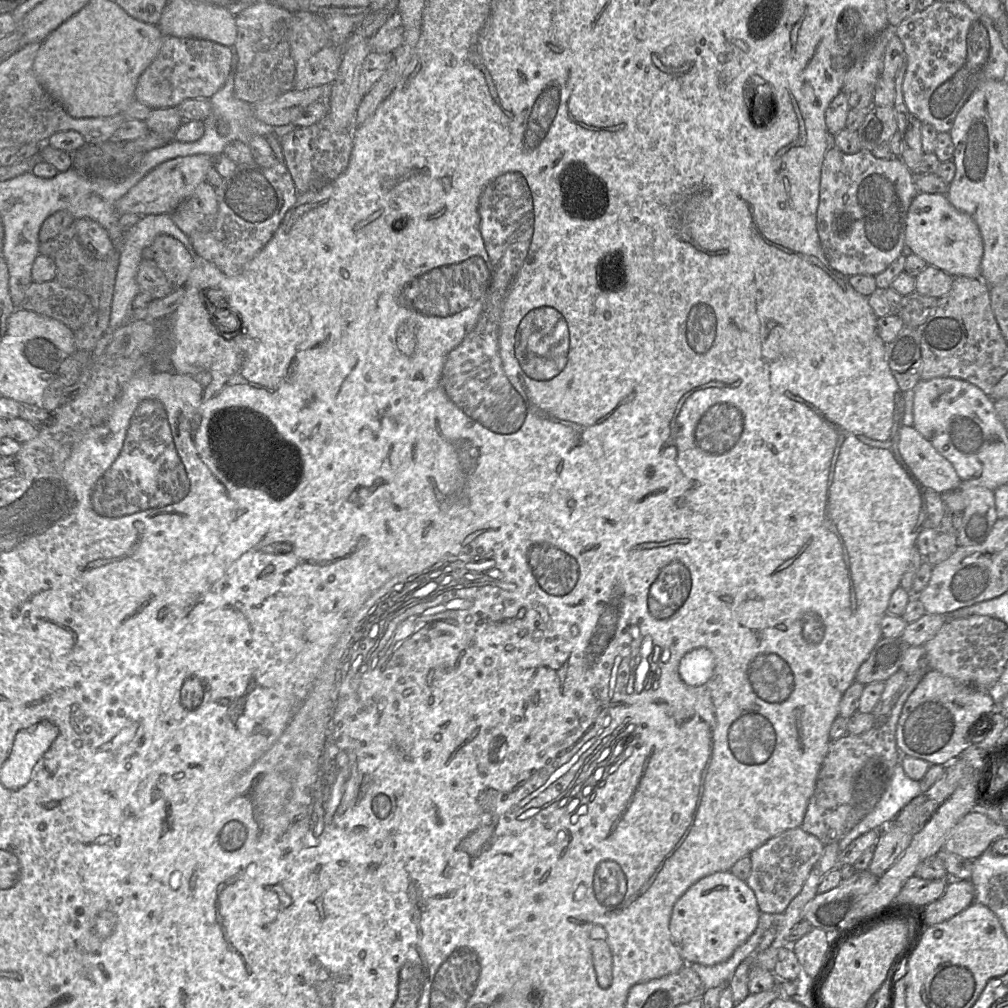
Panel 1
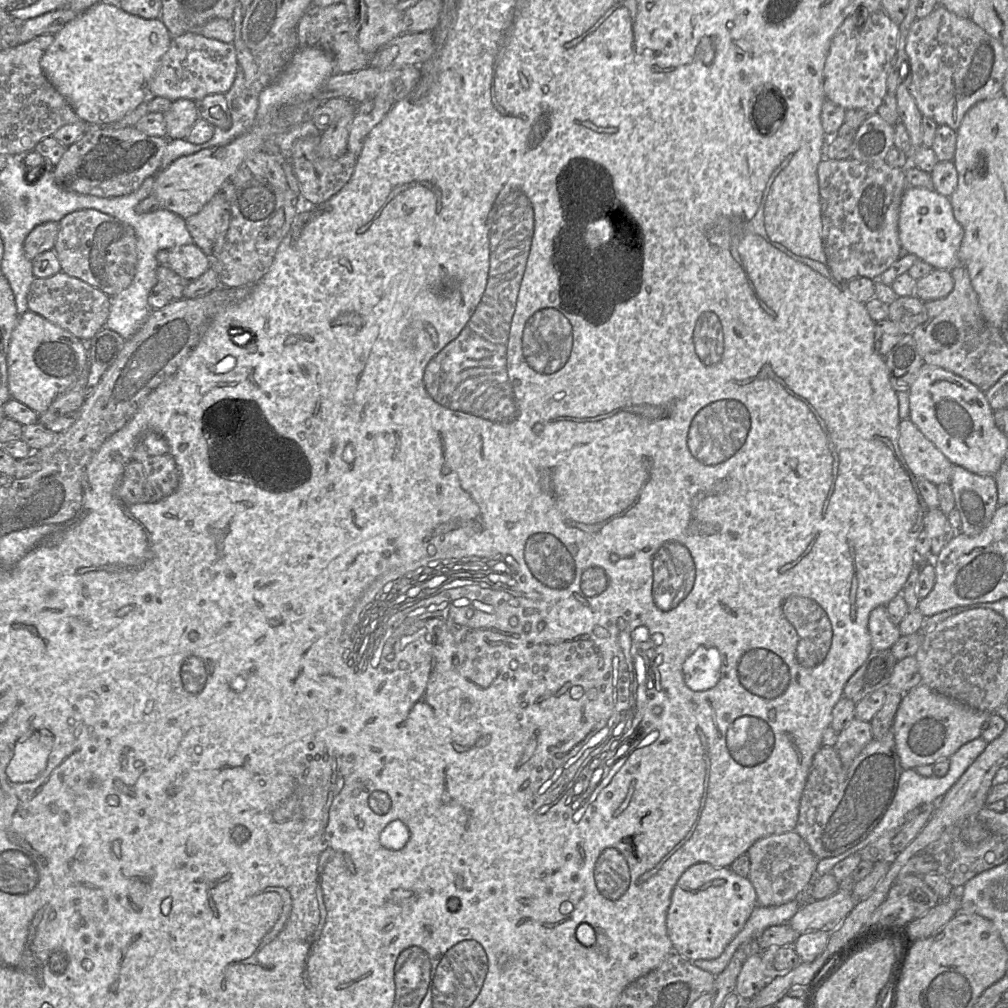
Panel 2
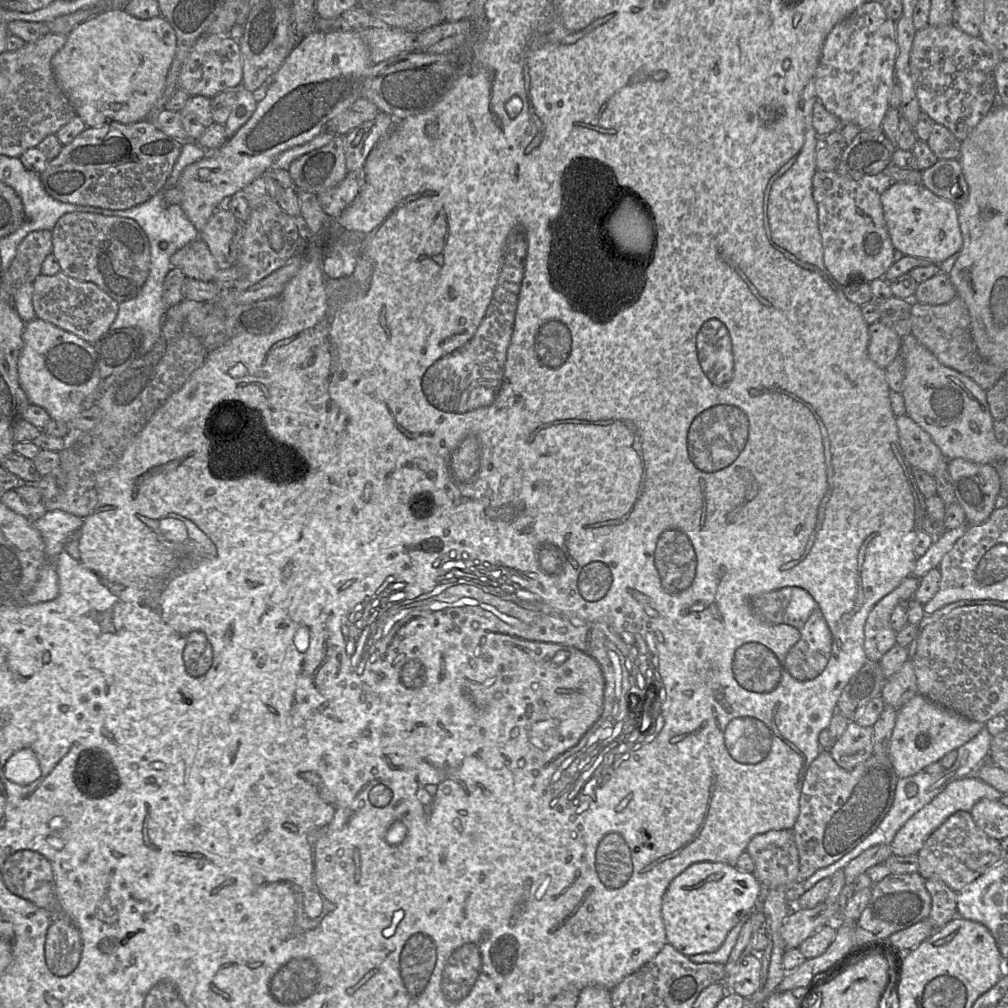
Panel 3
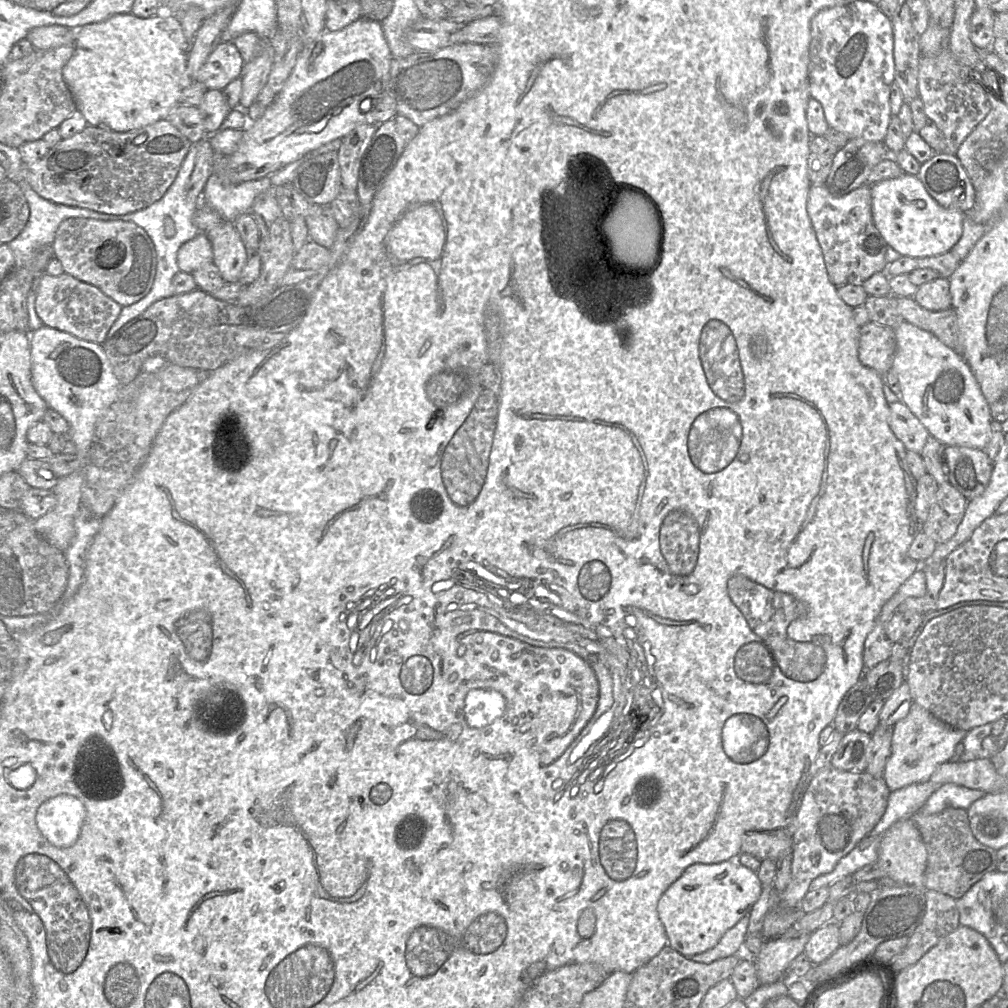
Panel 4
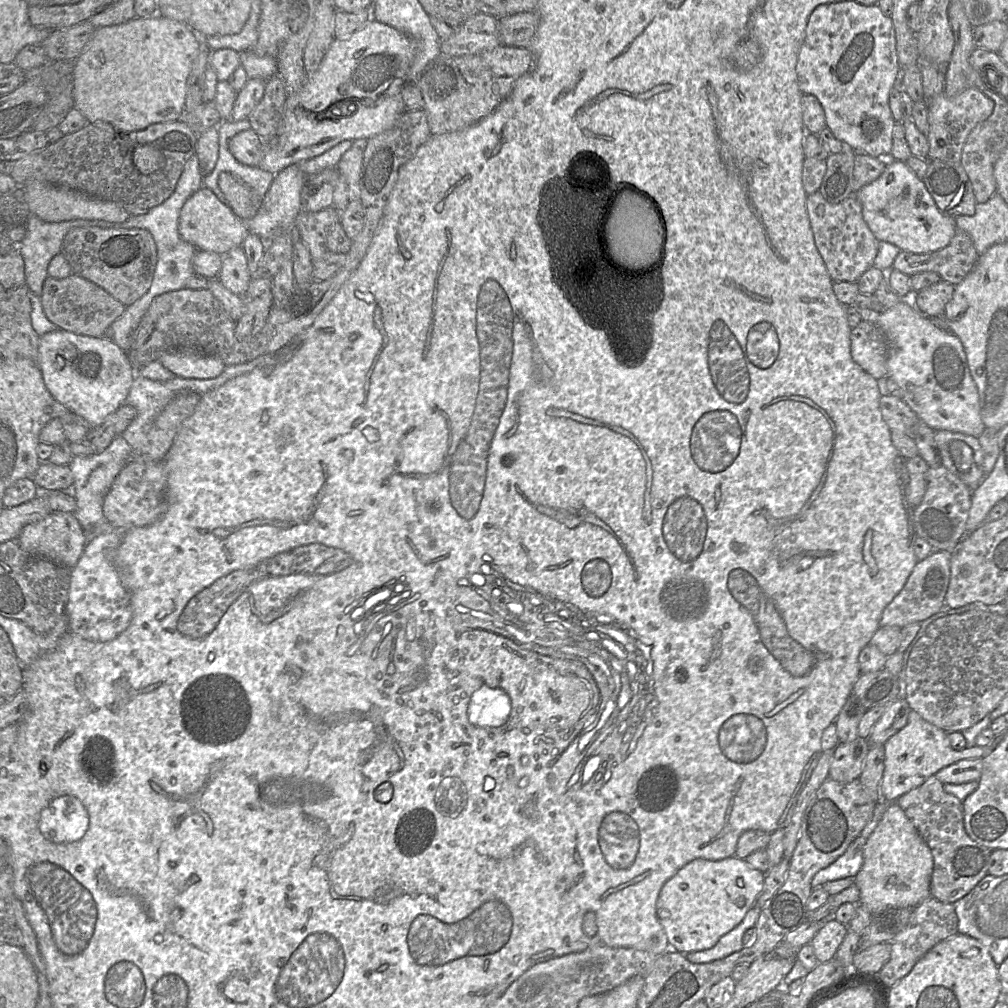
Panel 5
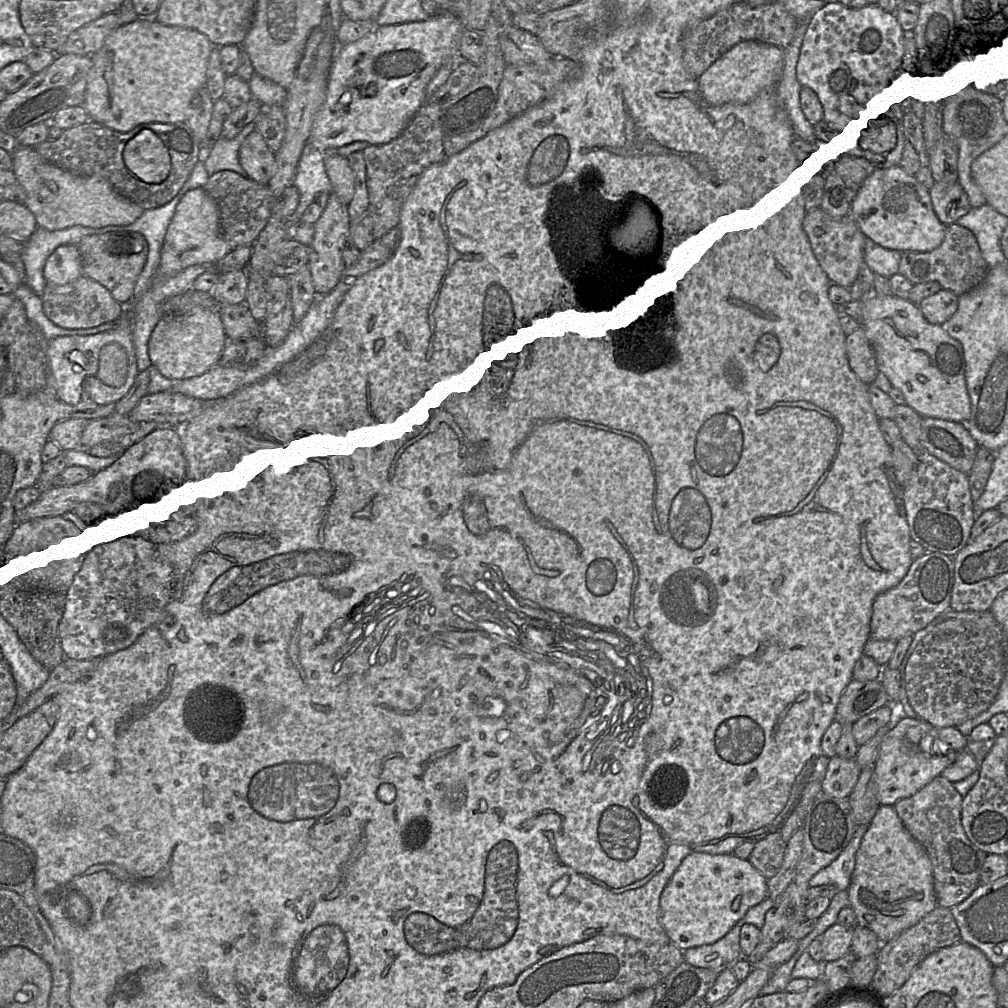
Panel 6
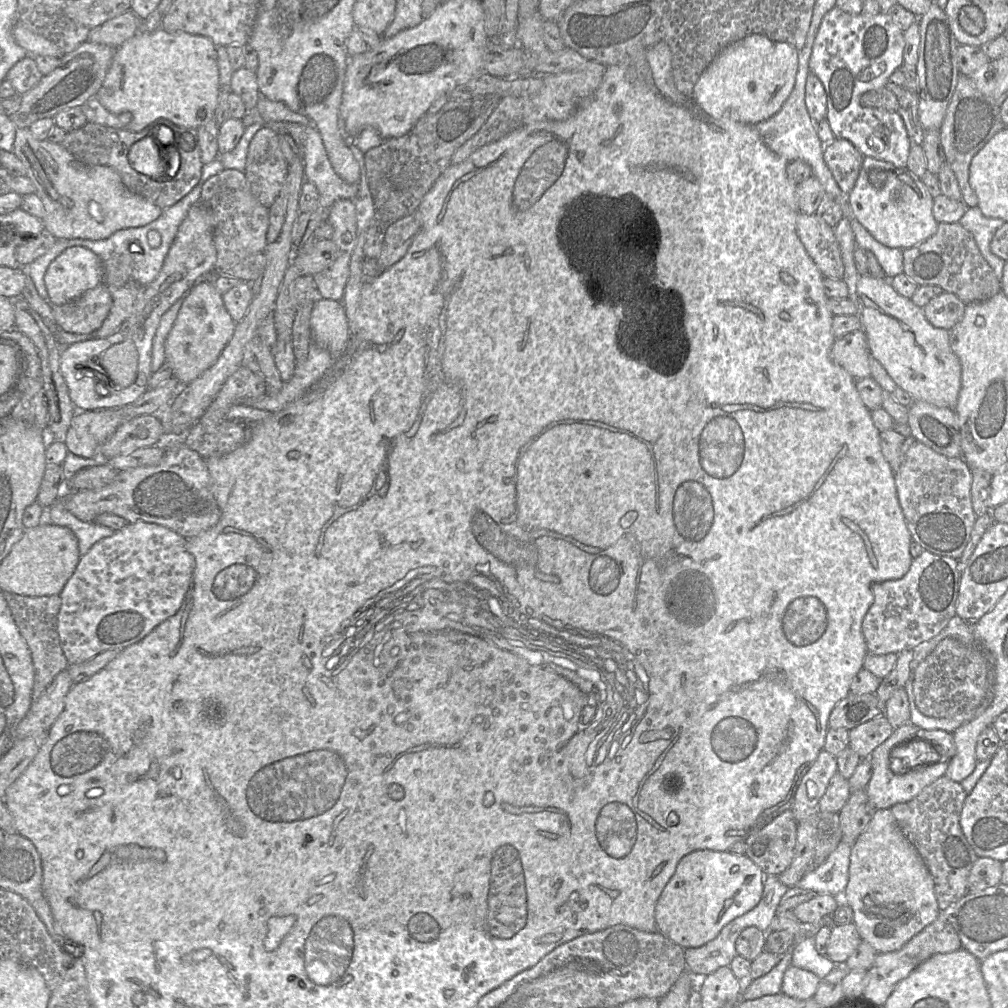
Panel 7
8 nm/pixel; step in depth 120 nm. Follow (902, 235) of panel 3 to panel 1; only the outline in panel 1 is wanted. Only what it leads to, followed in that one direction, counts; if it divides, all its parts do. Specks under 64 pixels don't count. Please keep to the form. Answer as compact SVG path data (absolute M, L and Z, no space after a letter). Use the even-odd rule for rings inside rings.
M919 192L908 210L905 245L928 265L935 266L952 277L979 278L983 257L983 240L979 227L969 214L957 210L944 194Z

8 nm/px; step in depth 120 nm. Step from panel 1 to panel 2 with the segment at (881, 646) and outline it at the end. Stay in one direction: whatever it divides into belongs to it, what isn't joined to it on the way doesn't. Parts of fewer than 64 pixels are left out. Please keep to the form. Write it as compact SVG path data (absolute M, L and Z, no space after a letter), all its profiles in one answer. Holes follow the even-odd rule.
M872 649L866 661L847 681L842 696L857 704L868 694L887 688L897 662L890 649Z

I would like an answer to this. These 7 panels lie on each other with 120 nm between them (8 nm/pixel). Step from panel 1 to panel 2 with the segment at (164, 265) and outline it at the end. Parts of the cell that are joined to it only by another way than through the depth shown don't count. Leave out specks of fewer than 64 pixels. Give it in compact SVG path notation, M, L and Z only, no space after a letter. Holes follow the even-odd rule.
M194 243L176 246L168 251L168 267L189 281L200 277L210 268L208 257Z

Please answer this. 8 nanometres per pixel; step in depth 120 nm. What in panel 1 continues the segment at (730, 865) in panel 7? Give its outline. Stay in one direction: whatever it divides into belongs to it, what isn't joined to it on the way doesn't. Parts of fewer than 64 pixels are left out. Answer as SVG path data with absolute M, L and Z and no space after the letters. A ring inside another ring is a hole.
M721 871L698 880L676 901L669 930L687 964L712 966L726 961L752 935L760 914L752 889L730 871Z

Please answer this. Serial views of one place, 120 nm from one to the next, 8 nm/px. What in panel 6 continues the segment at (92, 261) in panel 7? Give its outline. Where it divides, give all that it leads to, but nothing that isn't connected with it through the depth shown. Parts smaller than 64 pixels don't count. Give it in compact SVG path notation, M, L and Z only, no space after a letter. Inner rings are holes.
M76 245L58 247L44 266L44 278L50 284L66 285L82 275L82 258Z

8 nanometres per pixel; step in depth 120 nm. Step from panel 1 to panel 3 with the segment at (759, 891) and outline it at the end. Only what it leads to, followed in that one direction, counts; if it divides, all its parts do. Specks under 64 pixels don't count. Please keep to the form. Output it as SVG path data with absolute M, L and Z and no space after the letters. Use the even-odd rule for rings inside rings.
M791 829L770 830L754 836L745 850L753 859L754 877L771 890L797 884L799 854Z

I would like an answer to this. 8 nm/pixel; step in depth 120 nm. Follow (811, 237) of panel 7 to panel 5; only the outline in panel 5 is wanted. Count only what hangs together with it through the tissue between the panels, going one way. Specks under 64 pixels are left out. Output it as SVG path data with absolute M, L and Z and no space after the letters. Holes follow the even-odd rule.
M817 191L807 196L806 209L815 245L832 280L834 282L857 282L869 268L873 267L880 241L865 222L862 206L856 195L833 204L828 202L820 191Z

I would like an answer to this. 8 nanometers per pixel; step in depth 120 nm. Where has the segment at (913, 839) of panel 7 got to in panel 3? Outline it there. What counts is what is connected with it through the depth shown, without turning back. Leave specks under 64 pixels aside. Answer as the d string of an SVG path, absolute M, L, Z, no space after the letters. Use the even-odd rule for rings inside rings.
M958 811L949 816L925 841L918 854L918 873L924 880L940 882L955 892L959 892L964 886L976 880L987 870L1002 861L1001 842L989 837L974 822L971 814L966 811Z

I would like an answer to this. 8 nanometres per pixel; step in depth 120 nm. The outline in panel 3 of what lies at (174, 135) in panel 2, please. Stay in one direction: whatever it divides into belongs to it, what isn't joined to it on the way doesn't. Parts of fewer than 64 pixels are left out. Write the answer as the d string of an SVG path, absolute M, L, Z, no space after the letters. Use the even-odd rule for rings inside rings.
M202 95L191 96L180 115L188 137L197 140L213 123L211 98Z

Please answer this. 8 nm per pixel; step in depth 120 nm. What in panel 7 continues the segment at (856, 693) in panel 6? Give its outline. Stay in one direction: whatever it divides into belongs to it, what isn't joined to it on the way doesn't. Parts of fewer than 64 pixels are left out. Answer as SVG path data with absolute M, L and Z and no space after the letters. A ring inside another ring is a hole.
M849 692L848 696L840 700L833 708L828 726L830 729L851 730L882 714L876 693L858 695Z

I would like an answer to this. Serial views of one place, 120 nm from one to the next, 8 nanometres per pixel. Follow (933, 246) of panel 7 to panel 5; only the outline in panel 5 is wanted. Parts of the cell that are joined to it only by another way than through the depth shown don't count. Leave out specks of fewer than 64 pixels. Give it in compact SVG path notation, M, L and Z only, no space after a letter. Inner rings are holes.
M956 227L948 246L925 254L901 251L895 258L893 269L910 277L921 272L936 272L942 280L956 286L973 270L978 259L971 236Z

